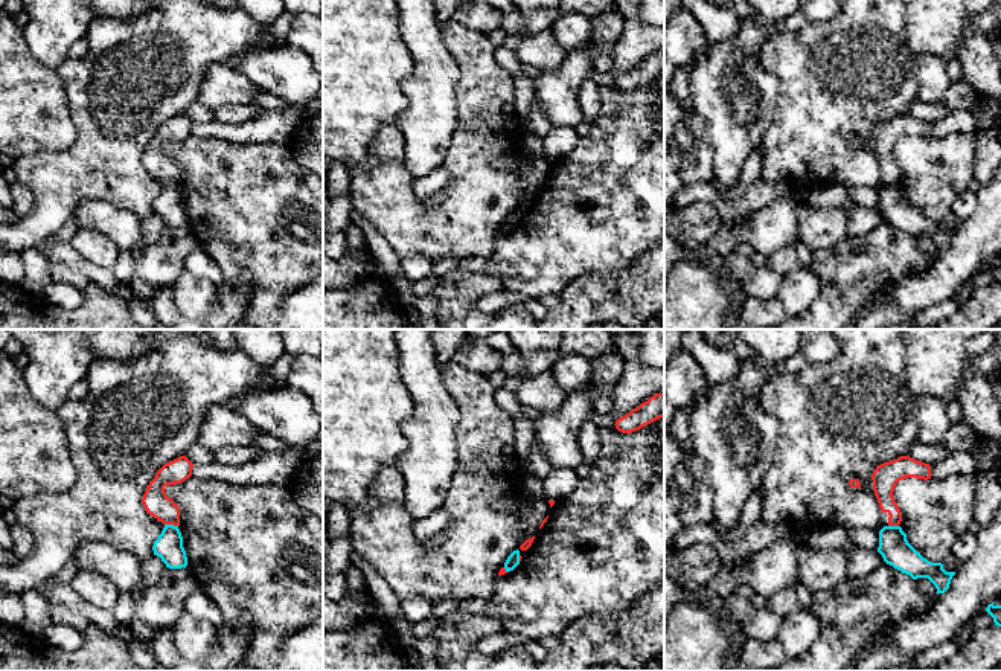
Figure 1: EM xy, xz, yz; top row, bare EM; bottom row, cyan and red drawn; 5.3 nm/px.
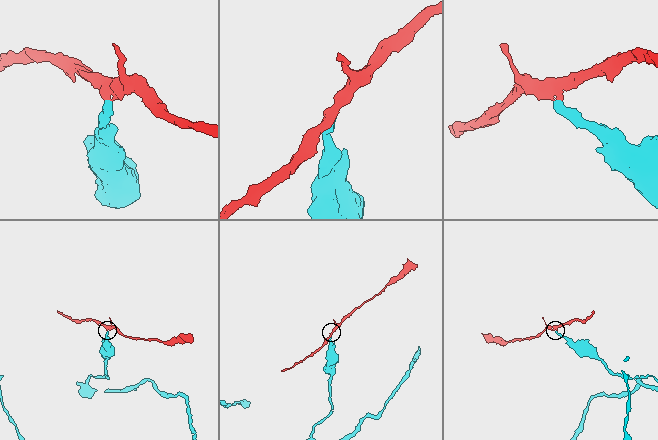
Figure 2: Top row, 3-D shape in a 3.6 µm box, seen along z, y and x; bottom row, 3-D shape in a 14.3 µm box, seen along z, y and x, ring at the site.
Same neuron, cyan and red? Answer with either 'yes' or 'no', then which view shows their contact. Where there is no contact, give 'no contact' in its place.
no | xy

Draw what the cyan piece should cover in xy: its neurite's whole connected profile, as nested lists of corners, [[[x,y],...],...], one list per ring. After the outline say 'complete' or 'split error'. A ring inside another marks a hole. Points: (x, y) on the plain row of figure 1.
[[[165,183],[162,192],[154,200],[152,209],[169,227],[181,227],[187,224],[187,215],[178,185]]]; complete

